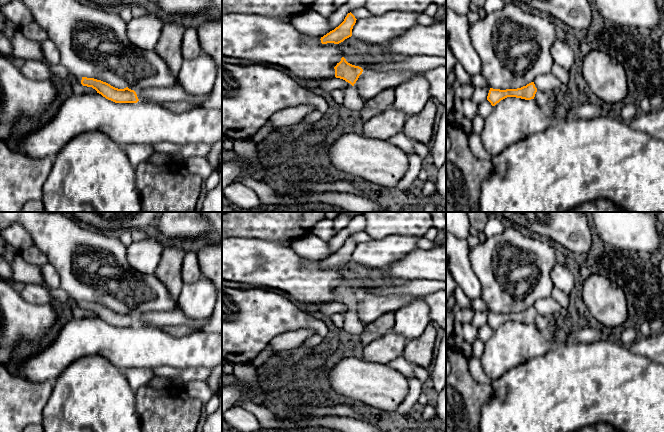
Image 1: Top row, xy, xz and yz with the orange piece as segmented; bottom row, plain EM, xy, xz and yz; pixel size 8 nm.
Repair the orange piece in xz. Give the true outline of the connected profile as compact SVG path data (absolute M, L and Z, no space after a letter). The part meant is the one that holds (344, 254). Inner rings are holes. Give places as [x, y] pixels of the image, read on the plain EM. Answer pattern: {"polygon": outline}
{"polygon": "M350 236L345 241L344 245L336 251L334 254L330 255L323 261L321 261L321 267L327 268L327 267L334 267L339 268L343 266L345 263L352 260L352 253L353 250L356 247L355 240Z"}

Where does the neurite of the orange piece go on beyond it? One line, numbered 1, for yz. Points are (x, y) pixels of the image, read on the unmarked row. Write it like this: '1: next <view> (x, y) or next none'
1: next none

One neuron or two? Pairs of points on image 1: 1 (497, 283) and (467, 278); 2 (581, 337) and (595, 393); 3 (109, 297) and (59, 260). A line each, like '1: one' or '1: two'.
1: two
2: two
3: one

